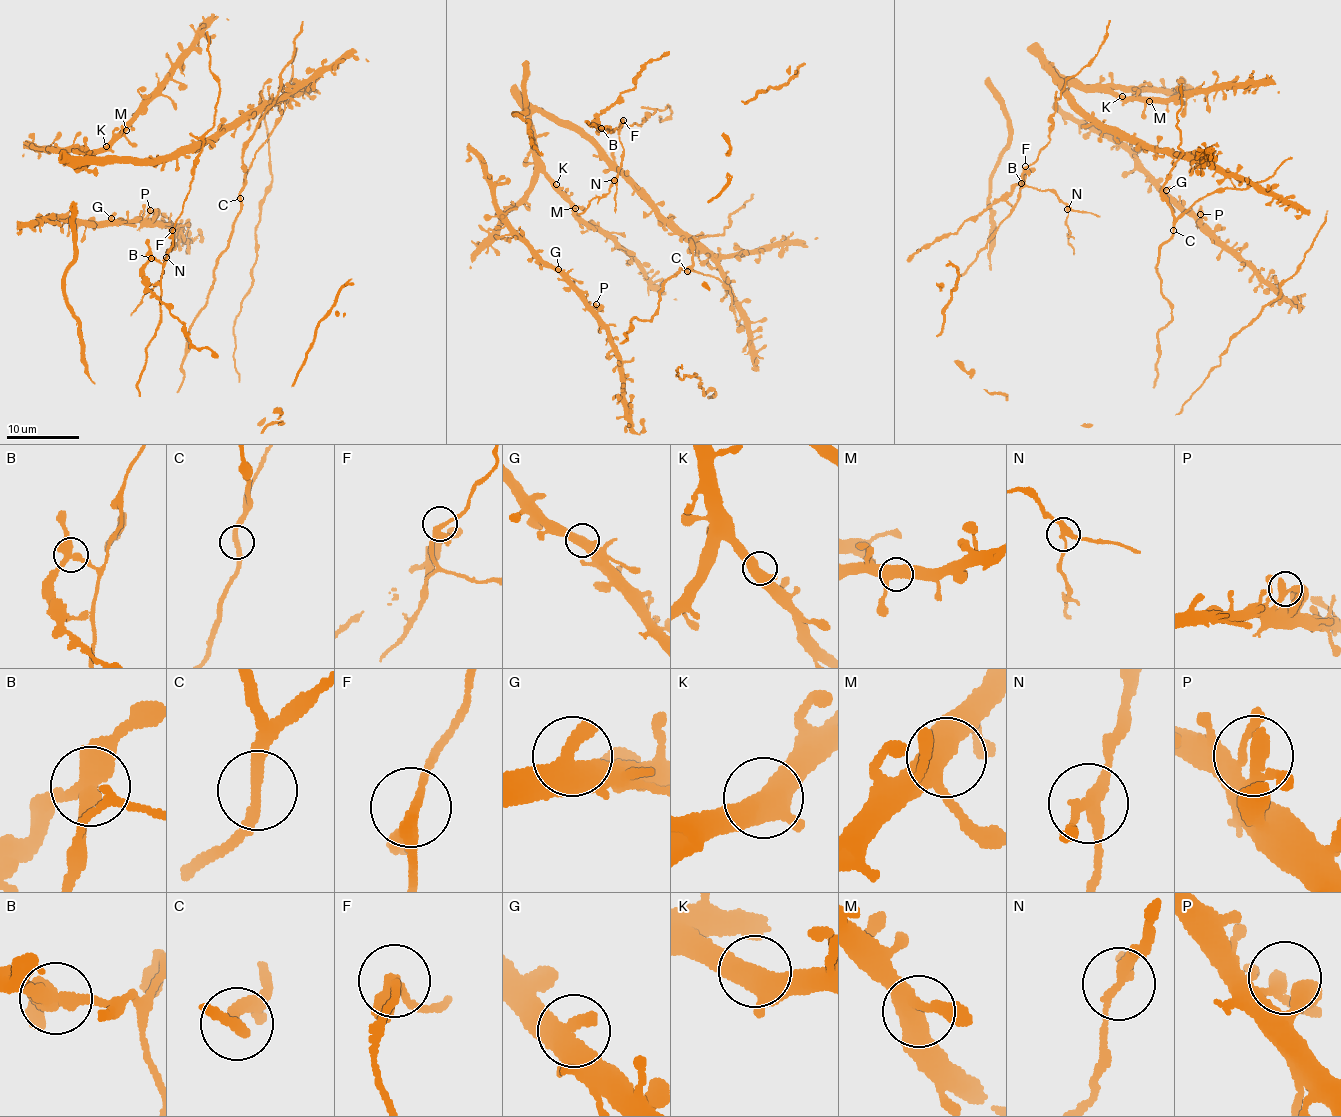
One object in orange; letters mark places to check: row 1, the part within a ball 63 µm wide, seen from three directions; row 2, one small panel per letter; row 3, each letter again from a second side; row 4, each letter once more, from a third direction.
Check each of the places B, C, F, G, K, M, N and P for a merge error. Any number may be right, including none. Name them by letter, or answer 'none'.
B, N

